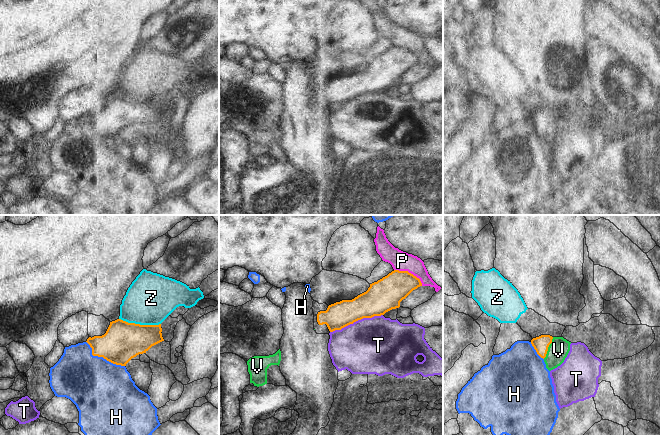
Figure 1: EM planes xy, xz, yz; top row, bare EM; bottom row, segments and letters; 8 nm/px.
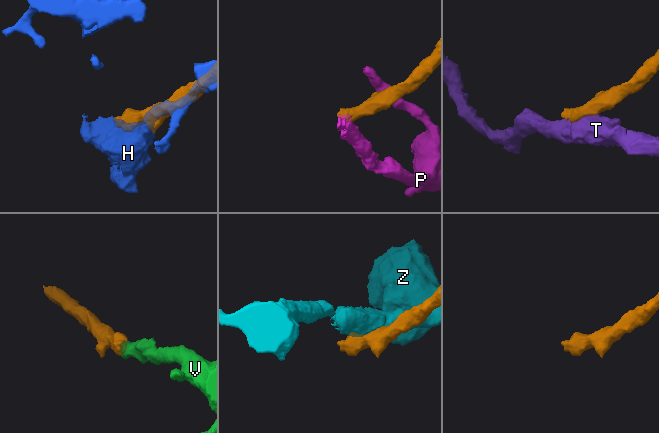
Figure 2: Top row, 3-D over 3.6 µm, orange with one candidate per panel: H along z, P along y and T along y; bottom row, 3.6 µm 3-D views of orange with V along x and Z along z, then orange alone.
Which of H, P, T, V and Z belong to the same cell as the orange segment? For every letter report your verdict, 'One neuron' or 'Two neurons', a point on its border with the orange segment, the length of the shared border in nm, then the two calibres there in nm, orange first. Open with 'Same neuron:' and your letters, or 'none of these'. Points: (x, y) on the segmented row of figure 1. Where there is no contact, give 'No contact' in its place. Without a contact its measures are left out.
Same neuron: V
H: Two neurons. Touches orange at xy (102, 356). Shared border 380 nm. Thickness 300 nm (orange) against 460 nm
P: Two neurons. Touches orange at xz (410, 273). Shared border 260 nm. Thickness 260 nm (orange) against 160 nm
T: Two neurons. Touches orange at xz (356, 320). Shared border 440 nm. Thickness 240 nm (orange) against 460 nm
V: One neuron. Touches orange at yz (547, 348). Shared border 190 nm. Thickness 120 nm (orange) against 160 nm
Z: Two neurons. Touches orange at xy (139, 324). Shared border 340 nm. Thickness 300 nm (orange) against 400 nm

